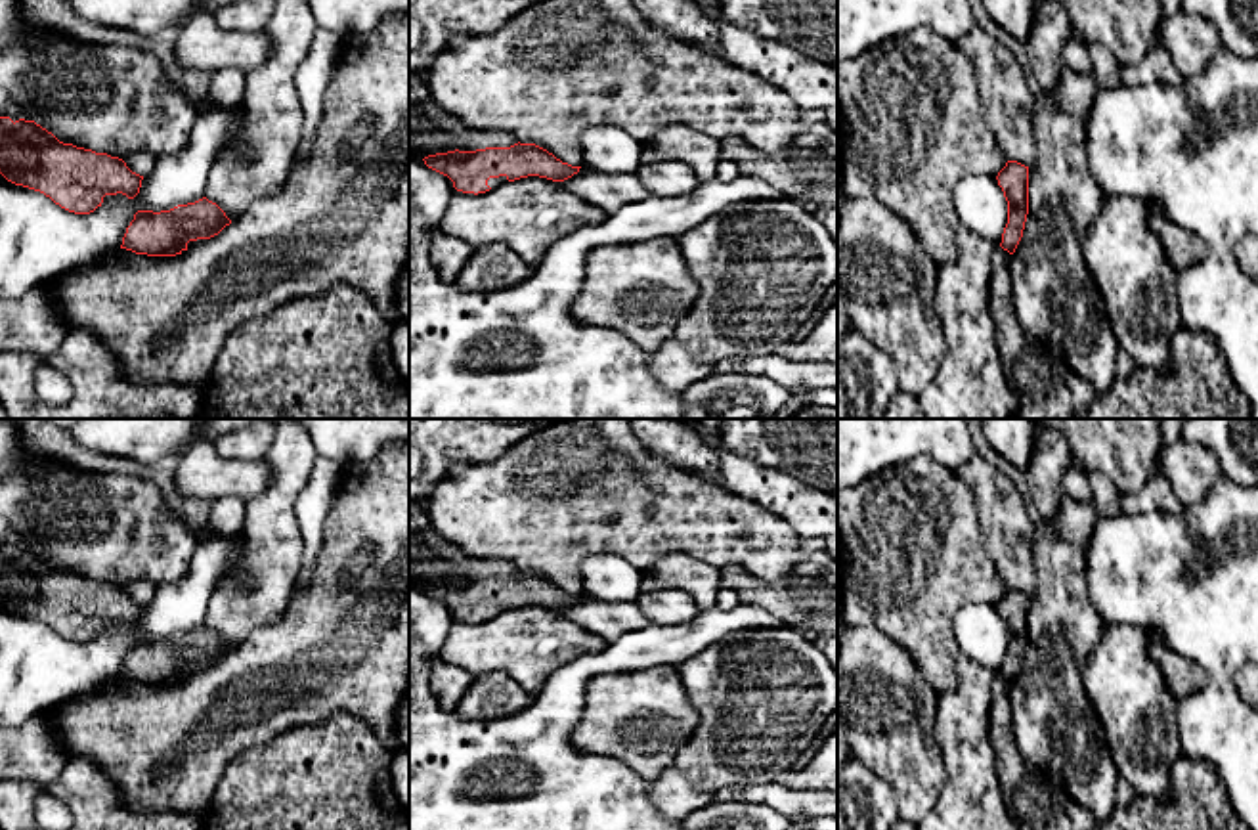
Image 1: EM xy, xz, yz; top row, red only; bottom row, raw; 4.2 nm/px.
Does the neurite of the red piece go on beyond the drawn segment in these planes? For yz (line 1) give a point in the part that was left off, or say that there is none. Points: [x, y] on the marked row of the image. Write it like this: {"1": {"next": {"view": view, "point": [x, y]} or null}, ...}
{"1": {"next": null}}

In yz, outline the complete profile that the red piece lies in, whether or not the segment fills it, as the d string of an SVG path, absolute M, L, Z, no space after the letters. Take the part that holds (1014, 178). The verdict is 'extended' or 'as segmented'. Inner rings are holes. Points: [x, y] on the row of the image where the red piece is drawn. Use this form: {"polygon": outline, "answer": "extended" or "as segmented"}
{"polygon": "M1008 161L996 180L1008 201L1008 224L1000 247L1013 254L1023 237L1029 214L1029 166Z", "answer": "as segmented"}

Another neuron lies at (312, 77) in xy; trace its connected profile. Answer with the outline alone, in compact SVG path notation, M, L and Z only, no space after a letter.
M317 27L304 61L294 73L294 86L302 103L304 122L294 161L304 161L314 145L315 130L323 113L323 92L346 54L346 40Z

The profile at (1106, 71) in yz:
M1088 42L1086 44L1090 59L1092 59L1092 76L1099 88L1118 88L1120 80L1120 63L1115 55L1101 44Z

